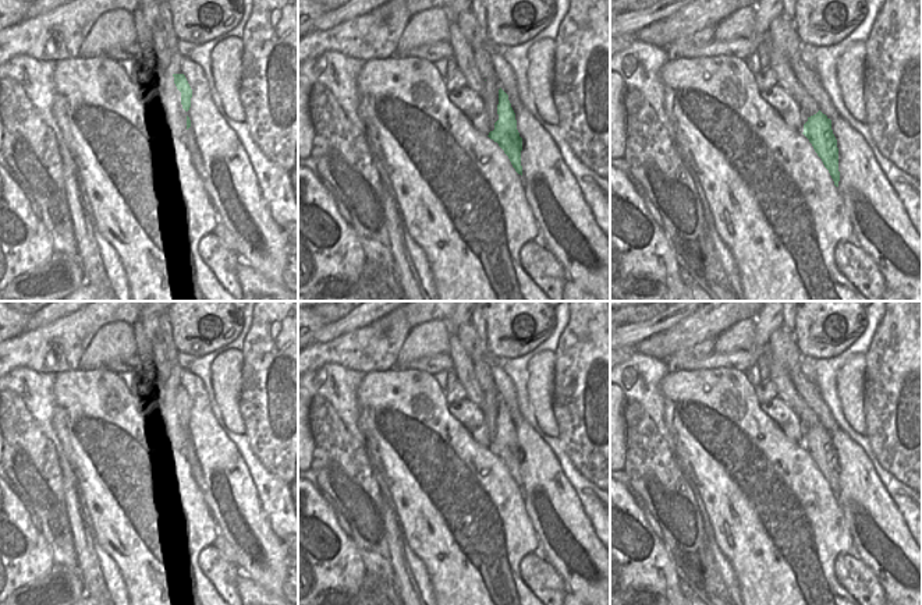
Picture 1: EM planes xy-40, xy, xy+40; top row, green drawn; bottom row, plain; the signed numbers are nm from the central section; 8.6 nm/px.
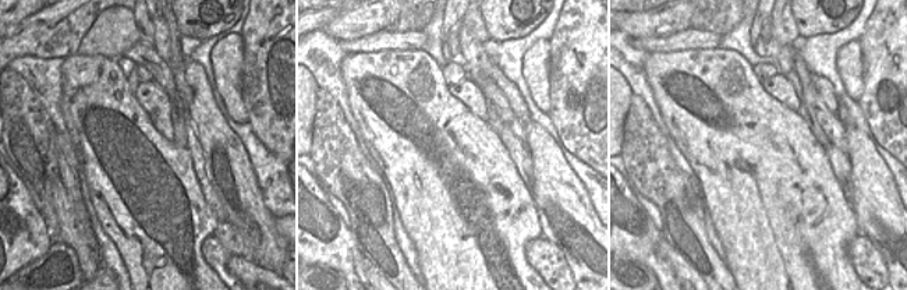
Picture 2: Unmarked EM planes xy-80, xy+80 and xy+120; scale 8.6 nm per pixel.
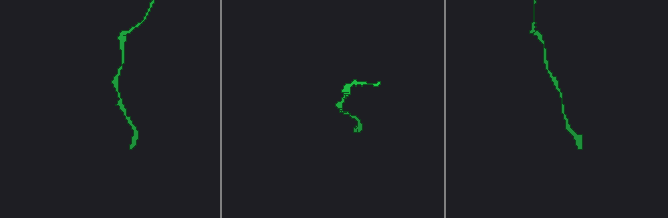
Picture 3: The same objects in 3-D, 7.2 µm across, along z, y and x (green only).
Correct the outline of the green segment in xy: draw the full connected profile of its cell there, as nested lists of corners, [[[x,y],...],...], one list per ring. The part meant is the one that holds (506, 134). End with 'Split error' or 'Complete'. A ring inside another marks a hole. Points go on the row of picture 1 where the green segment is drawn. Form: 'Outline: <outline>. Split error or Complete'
Outline: [[[501,88],[499,89],[497,114],[499,120],[494,123],[494,130],[490,131],[487,137],[499,144],[515,171],[522,176],[522,138],[517,130],[515,113],[508,100],[508,95]]]. Complete

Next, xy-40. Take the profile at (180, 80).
Outline: [[[173,74],[173,77],[174,77],[174,84],[177,89],[181,92],[182,109],[188,112],[191,107],[192,89],[184,74]]]. Complete

